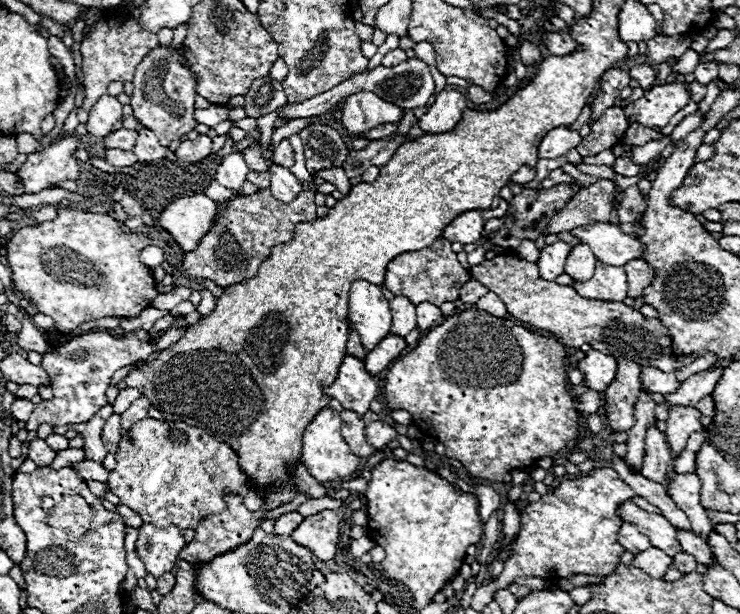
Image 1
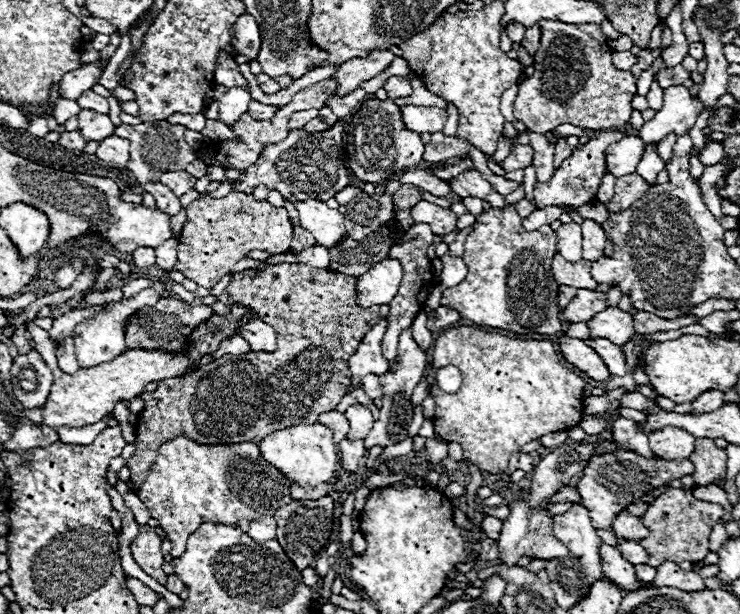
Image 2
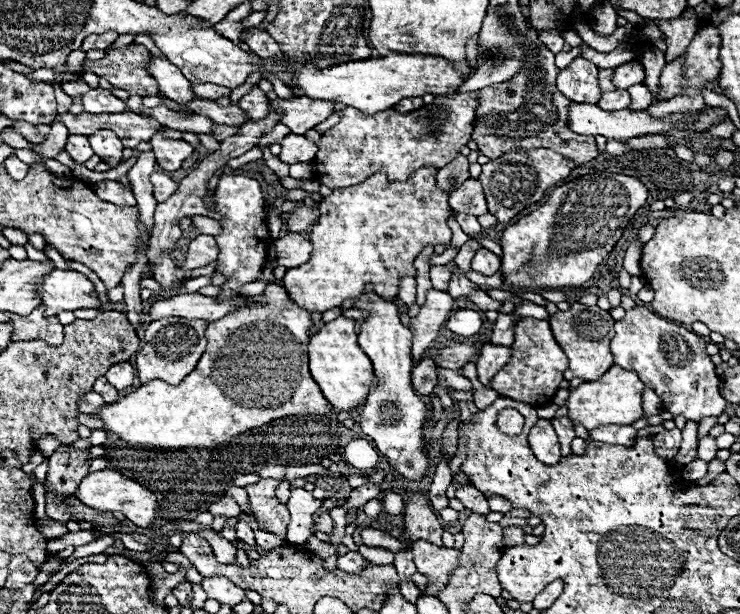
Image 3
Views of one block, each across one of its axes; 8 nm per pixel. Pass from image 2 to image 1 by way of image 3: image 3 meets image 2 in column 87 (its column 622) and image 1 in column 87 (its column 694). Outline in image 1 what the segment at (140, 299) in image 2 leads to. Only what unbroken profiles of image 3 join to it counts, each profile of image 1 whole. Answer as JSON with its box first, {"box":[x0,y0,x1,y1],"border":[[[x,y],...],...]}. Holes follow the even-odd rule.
{"box":[26,328,188,430],"border":[[[168,328],[164,336],[160,336],[158,344],[152,346],[150,342],[142,342],[138,336],[126,334],[126,336],[110,336],[106,332],[88,332],[72,336],[72,340],[66,346],[56,348],[54,354],[42,356],[42,368],[52,376],[52,400],[42,400],[36,404],[30,420],[26,422],[26,430],[38,430],[40,424],[50,426],[64,426],[64,424],[82,424],[88,422],[102,406],[106,406],[106,390],[110,384],[112,374],[118,368],[124,368],[132,362],[146,360],[154,350],[162,352],[170,344],[178,342],[180,336],[188,330],[186,328]]]}

